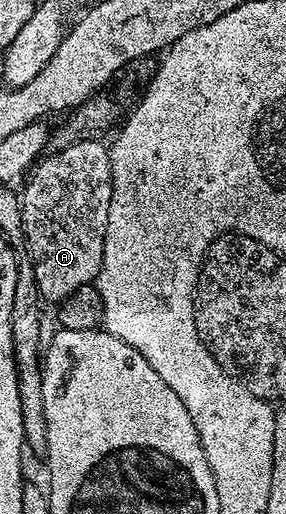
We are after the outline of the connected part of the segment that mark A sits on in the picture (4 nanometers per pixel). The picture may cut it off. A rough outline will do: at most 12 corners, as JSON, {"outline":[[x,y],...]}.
{"outline":[[102,139],[44,155],[21,188],[39,295],[95,284],[111,201]]}

